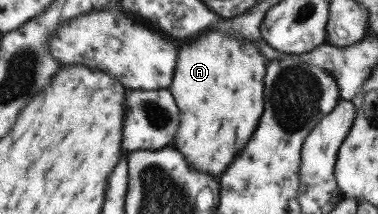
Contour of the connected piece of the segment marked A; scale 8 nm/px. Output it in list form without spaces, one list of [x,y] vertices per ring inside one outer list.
[[[215,29],[183,43],[179,47],[175,77],[168,87],[181,109],[181,125],[169,147],[183,153],[197,169],[221,177],[264,114],[265,61],[256,43],[241,37],[235,39],[223,30]]]

